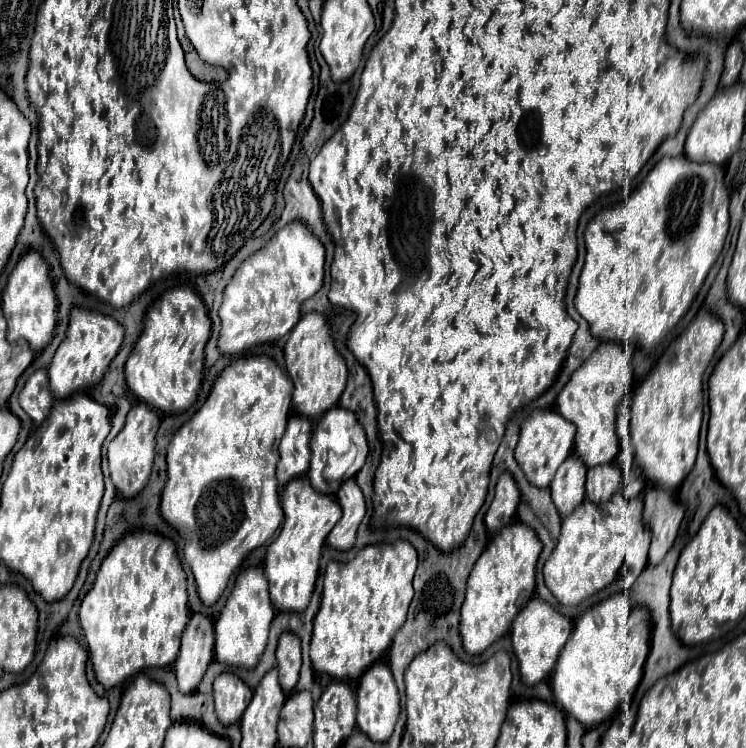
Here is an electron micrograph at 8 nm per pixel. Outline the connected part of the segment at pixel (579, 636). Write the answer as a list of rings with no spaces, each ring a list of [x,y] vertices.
[[[617,593],[575,621],[575,631],[567,639],[555,667],[553,695],[561,709],[587,729],[609,719],[613,709],[635,693],[649,655],[651,619],[647,617],[647,611],[632,609],[627,594]]]

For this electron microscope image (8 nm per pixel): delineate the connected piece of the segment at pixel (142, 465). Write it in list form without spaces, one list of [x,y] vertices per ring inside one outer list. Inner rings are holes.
[[[137,403],[125,421],[125,427],[119,431],[119,435],[109,443],[107,451],[107,461],[109,461],[109,471],[111,471],[111,481],[117,489],[117,493],[123,499],[135,497],[147,483],[151,467],[153,467],[153,457],[155,457],[155,433],[159,429],[161,417],[155,409],[151,409],[145,403]]]

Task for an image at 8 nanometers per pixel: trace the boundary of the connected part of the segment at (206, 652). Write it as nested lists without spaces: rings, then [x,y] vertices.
[[[195,613],[191,615],[181,641],[181,651],[175,661],[175,675],[181,693],[197,689],[209,663],[213,661],[213,623],[209,617]]]

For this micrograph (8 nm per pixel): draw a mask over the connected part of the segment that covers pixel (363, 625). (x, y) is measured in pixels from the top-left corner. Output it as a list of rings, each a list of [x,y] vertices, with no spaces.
[[[397,541],[393,545],[369,545],[363,547],[357,557],[349,563],[327,565],[325,589],[321,599],[321,609],[313,623],[311,637],[311,663],[317,673],[327,673],[333,679],[359,679],[371,663],[377,663],[389,649],[395,633],[407,619],[407,609],[413,599],[413,575],[417,569],[417,551],[407,541]]]

